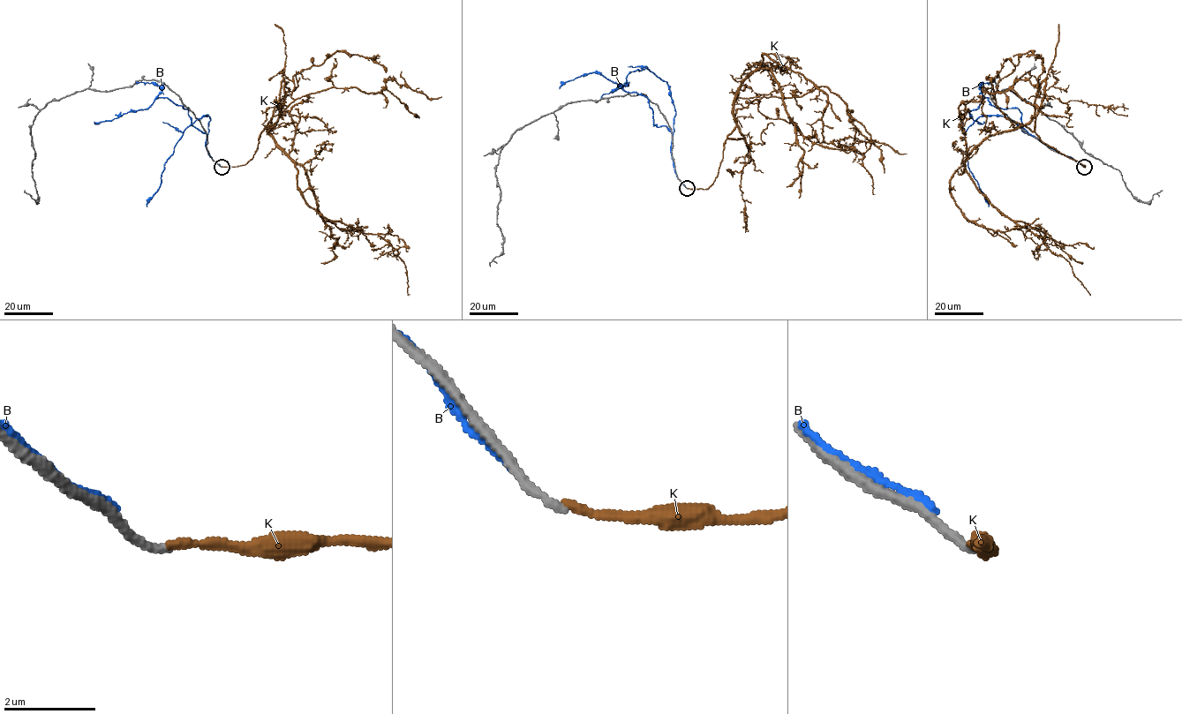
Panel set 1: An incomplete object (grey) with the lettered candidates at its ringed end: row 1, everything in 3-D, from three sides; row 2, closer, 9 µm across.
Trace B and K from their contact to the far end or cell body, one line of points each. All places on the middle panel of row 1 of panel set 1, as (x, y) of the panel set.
B: (683, 184), (675, 174), (671, 152), (675, 113), (667, 84), (644, 68), (629, 71), (626, 81), (612, 92)
K: (688, 188), (713, 183), (736, 125), (737, 88), (768, 68), (798, 131), (862, 154), (875, 194)

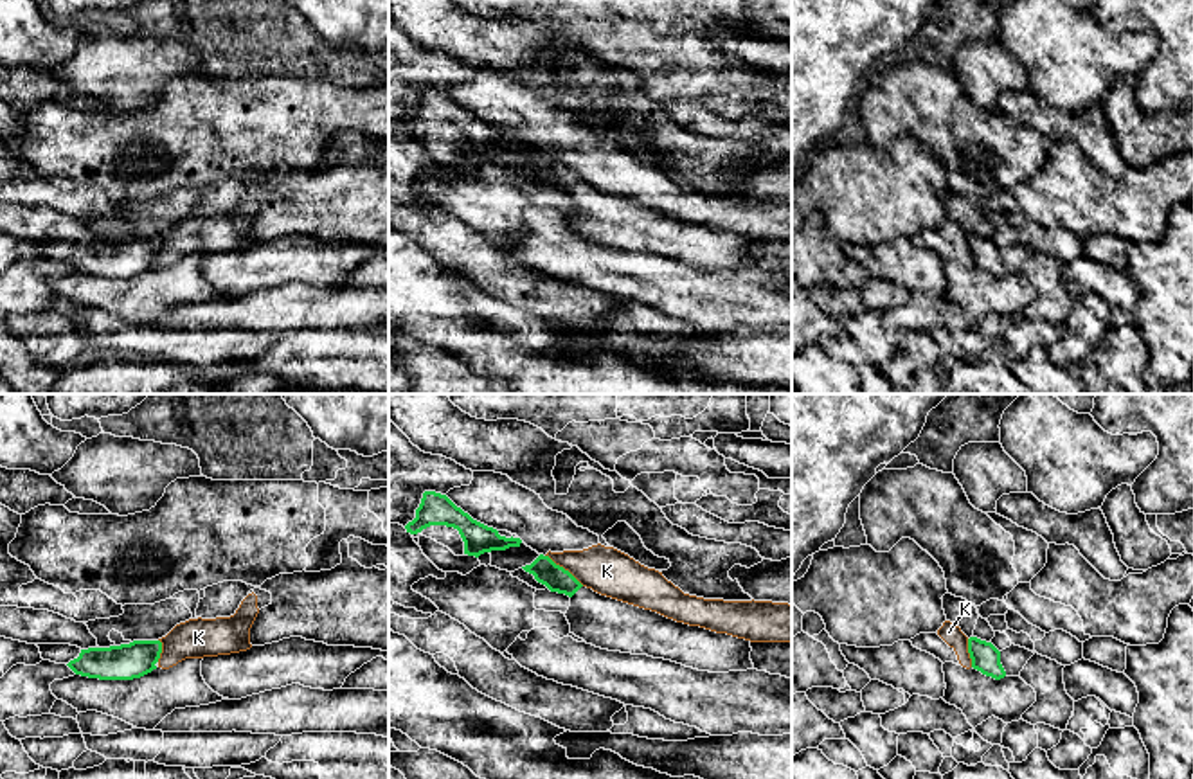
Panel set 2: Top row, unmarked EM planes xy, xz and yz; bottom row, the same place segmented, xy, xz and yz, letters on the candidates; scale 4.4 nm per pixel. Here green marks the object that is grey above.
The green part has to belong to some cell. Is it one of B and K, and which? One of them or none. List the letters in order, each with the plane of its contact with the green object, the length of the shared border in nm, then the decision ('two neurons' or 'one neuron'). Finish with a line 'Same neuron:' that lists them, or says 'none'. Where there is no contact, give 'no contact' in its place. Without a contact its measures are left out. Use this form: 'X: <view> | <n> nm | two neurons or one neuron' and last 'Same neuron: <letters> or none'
B: no contact | two neurons
K: xz | 220 nm | two neurons
Same neuron: none

